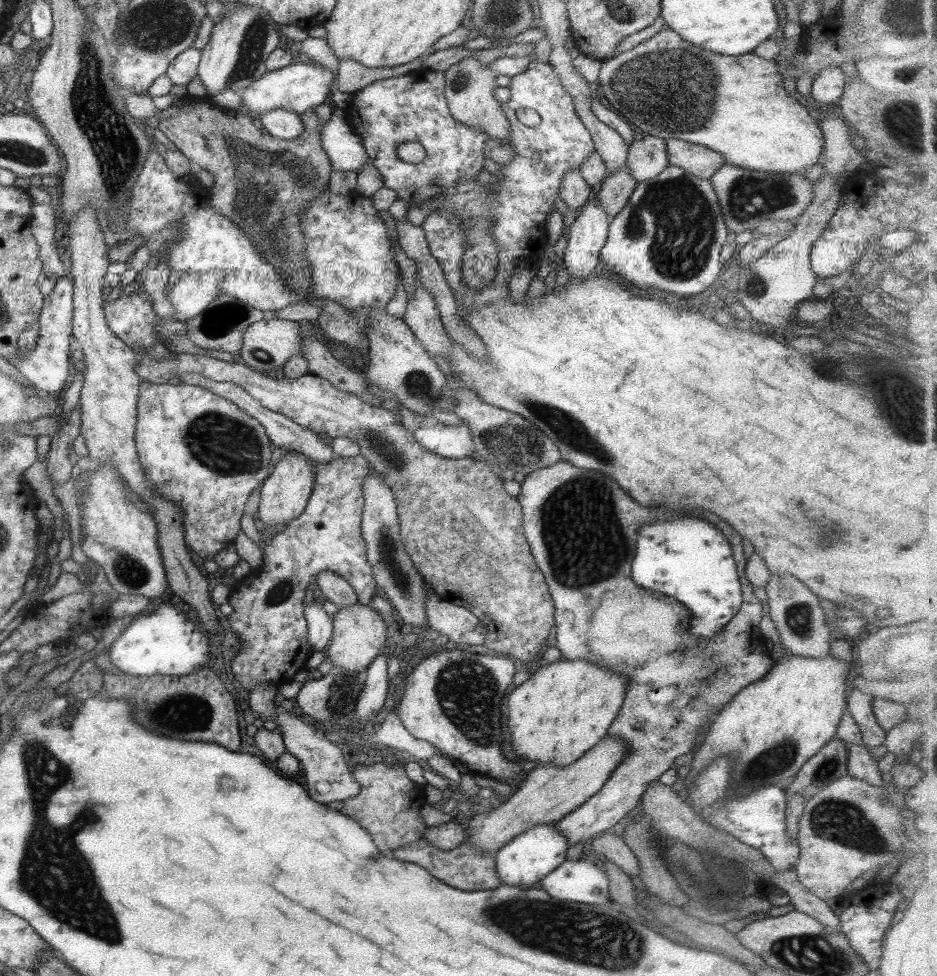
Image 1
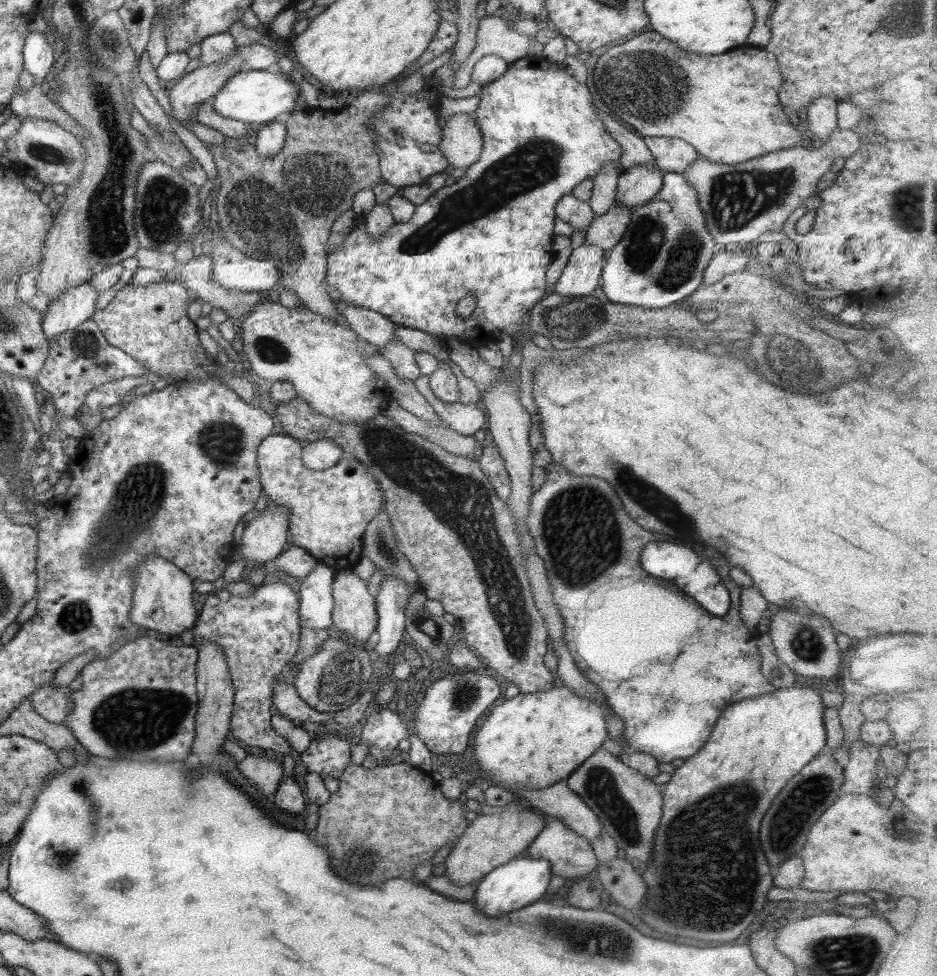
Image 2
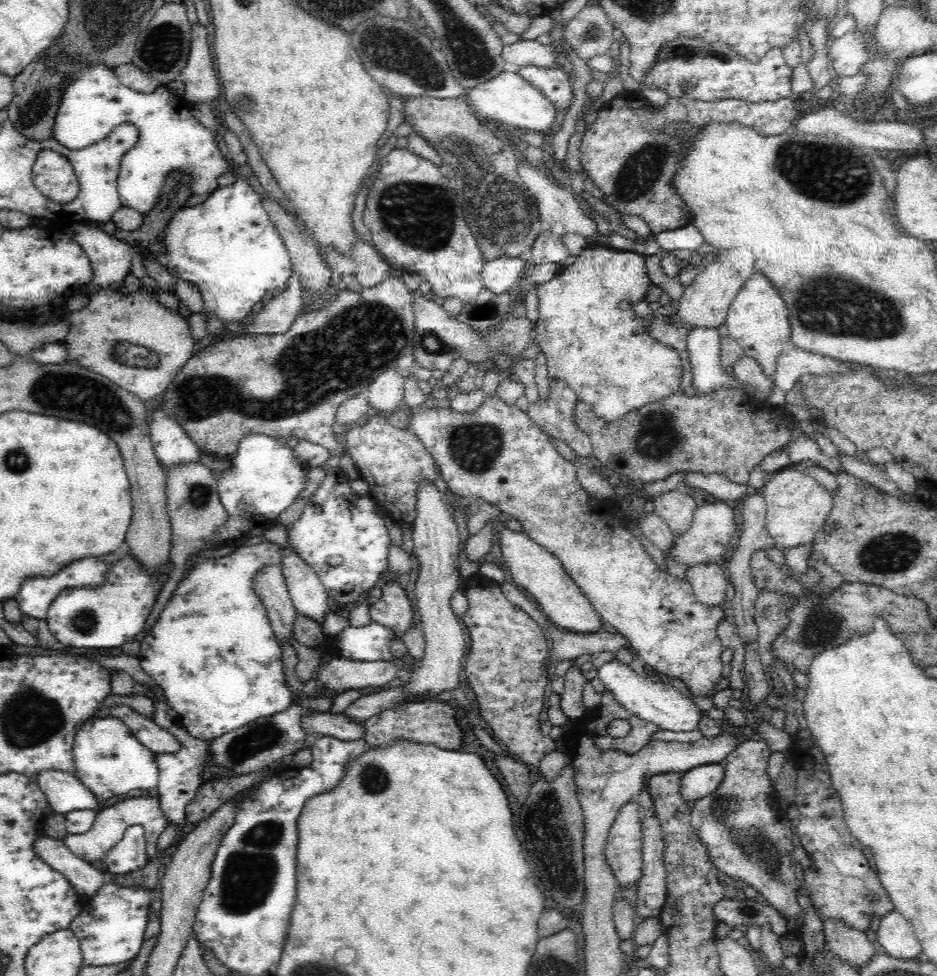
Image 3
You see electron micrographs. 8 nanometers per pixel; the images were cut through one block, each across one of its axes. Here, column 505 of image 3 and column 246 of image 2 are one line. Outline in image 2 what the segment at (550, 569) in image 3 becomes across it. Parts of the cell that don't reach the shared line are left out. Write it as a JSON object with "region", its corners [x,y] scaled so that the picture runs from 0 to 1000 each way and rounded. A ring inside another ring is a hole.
{"region":[[[288,514],[276,528],[264,534],[257,551],[250,558],[248,575],[288,576],[306,560],[308,522]]]}

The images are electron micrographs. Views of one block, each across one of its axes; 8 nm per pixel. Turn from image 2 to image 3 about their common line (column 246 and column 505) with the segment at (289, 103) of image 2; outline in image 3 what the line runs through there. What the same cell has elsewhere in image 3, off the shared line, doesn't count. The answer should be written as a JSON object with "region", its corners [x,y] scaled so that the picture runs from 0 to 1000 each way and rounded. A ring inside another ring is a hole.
{"region":[[[537,73],[523,83],[497,91],[497,100],[510,121],[557,131],[560,135],[582,135],[594,120],[591,108],[550,74]]]}

